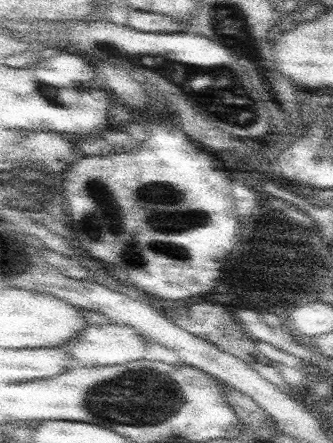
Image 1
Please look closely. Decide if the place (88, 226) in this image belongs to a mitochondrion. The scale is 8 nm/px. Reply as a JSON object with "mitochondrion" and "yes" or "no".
{"mitochondrion":"no"}

